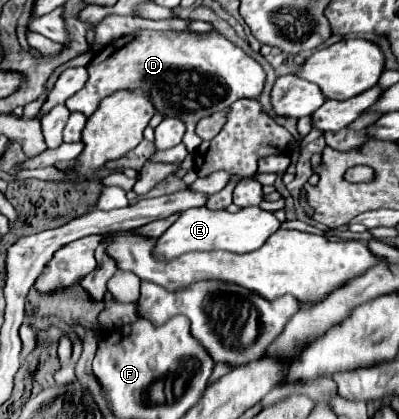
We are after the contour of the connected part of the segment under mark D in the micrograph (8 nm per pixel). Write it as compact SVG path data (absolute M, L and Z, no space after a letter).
M137 31L103 47L87 65L89 81L65 101L69 111L93 115L101 99L121 89L143 89L165 117L179 117L187 125L183 143L189 153L201 145L195 125L201 117L229 107L237 99L259 99L265 87L263 67L219 33Z

